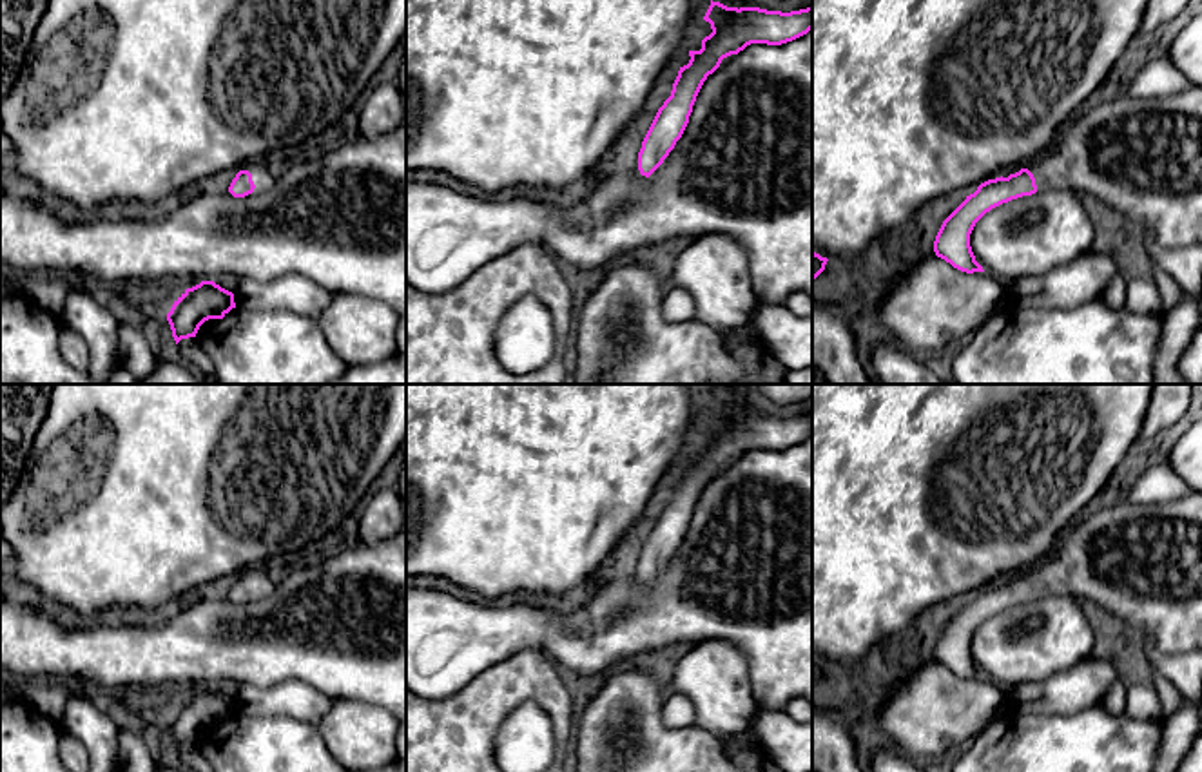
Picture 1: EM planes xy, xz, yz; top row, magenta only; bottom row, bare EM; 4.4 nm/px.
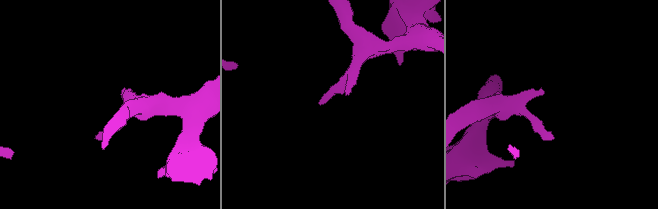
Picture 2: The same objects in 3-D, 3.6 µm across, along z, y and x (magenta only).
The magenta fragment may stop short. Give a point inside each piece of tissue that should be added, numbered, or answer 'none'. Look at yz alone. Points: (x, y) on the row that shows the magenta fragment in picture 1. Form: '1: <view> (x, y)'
1: yz (1143, 156)

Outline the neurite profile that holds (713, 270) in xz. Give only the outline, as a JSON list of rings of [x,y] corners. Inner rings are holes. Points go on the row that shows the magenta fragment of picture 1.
[[[729,236],[691,241],[674,259],[671,286],[693,297],[696,321],[723,335],[749,324],[758,308],[747,254]]]

